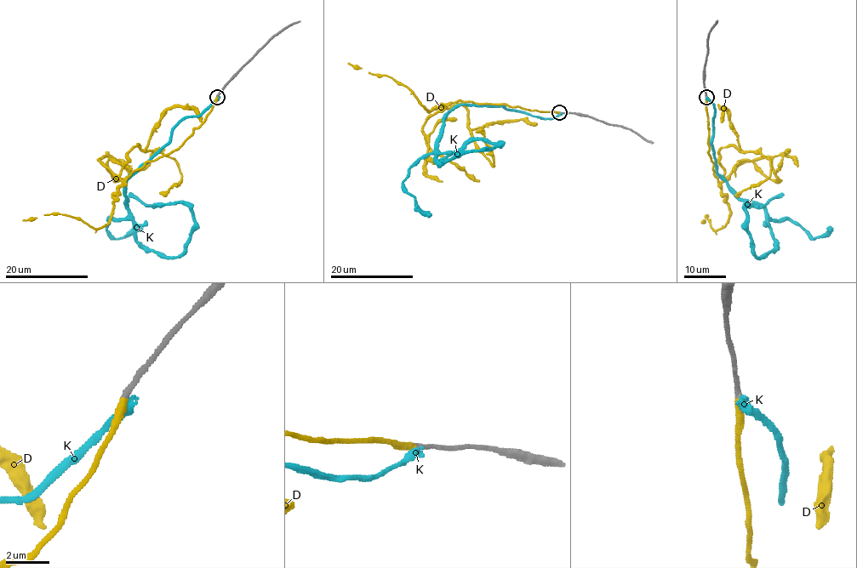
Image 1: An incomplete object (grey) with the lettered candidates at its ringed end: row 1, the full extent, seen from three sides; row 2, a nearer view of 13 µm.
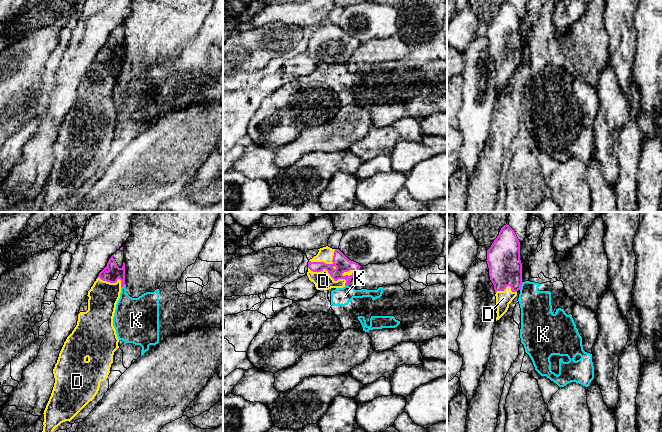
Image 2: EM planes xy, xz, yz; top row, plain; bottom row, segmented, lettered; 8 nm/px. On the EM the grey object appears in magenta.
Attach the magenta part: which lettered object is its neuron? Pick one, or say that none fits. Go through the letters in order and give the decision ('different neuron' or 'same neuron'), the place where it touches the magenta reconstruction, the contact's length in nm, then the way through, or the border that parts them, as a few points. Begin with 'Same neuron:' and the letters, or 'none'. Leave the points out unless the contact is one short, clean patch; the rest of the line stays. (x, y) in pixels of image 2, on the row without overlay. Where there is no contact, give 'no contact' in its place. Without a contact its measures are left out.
Same neuron: D
D: same neuron; meets magenta in xz at (329, 49); contact 340 nm long
K: different neuron; meets magenta in yz at (520, 62); contact 70 nm long; border along yz (523, 58), (519, 65)

